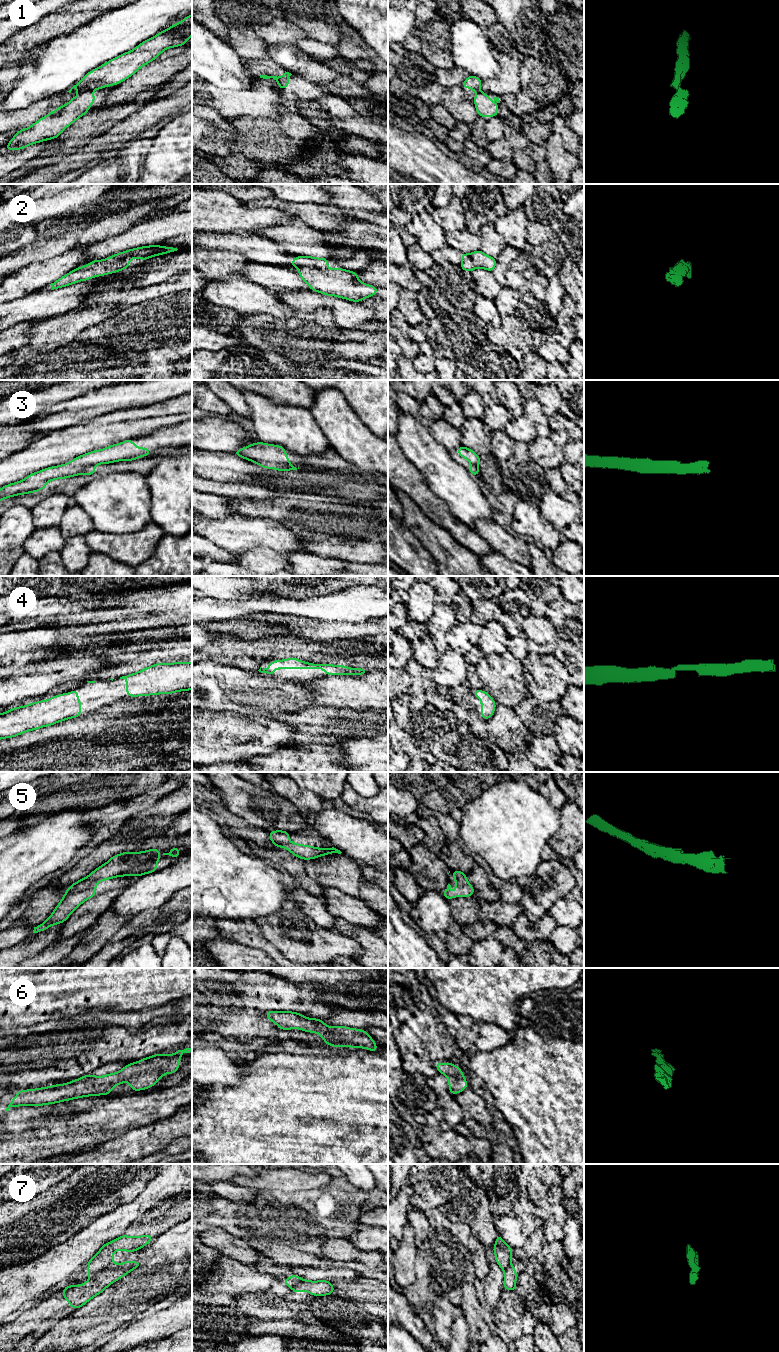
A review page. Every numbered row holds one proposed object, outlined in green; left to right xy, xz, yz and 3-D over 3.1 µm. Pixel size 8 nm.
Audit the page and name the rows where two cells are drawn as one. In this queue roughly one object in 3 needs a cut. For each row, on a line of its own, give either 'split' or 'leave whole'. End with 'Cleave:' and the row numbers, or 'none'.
1: split
2: leave whole
3: leave whole
4: leave whole
5: leave whole
6: leave whole
7: split
Cleave: 1, 7

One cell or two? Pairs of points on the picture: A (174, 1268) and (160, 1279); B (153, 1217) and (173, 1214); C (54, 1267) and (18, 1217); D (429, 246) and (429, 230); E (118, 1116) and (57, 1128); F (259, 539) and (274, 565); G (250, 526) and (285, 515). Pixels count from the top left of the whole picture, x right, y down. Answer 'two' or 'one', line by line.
A: one
B: one
C: two
D: one
E: one
F: two
G: two

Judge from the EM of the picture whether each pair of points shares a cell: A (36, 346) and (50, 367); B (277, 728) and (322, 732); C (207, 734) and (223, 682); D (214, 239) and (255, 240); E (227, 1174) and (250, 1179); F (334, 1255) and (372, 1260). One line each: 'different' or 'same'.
A: different
B: different
C: different
D: same
E: different
F: same

